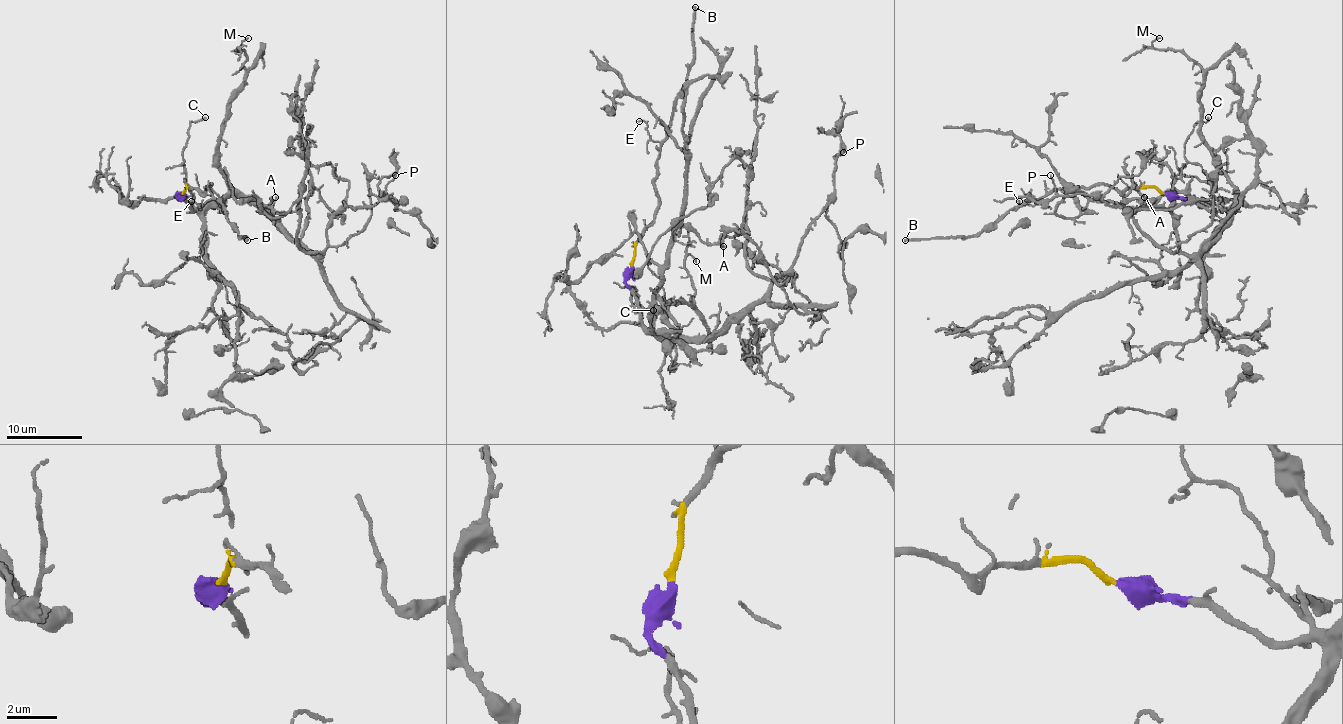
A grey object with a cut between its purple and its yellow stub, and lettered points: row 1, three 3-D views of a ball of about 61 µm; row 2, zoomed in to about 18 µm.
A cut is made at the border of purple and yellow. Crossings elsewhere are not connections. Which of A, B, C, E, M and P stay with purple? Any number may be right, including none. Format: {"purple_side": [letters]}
{"purple_side": ["A", "C", "M", "P"]}

